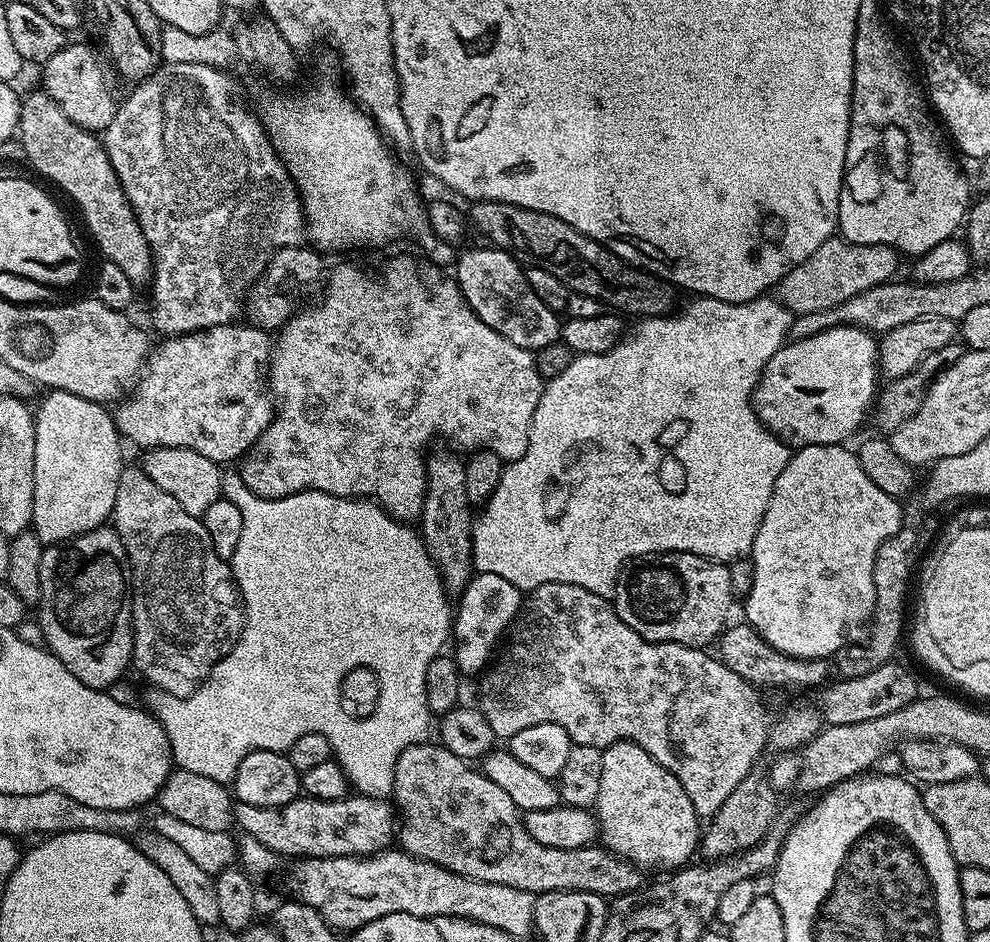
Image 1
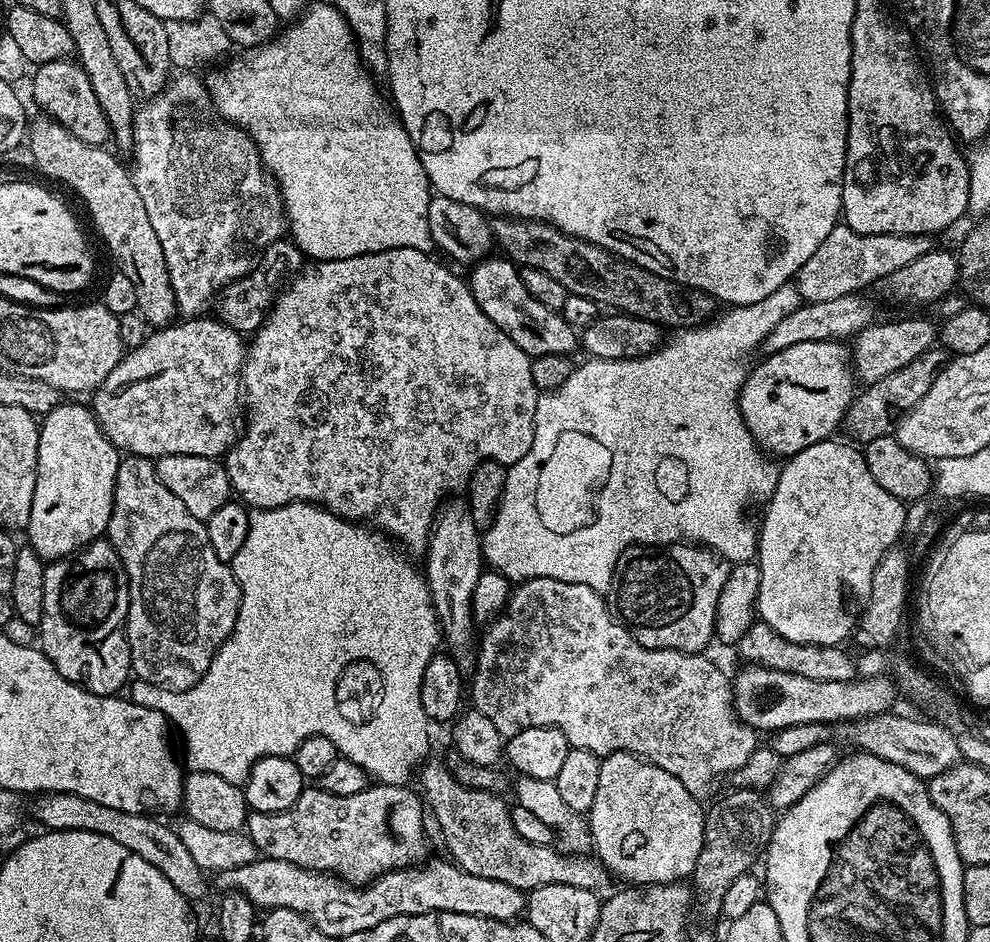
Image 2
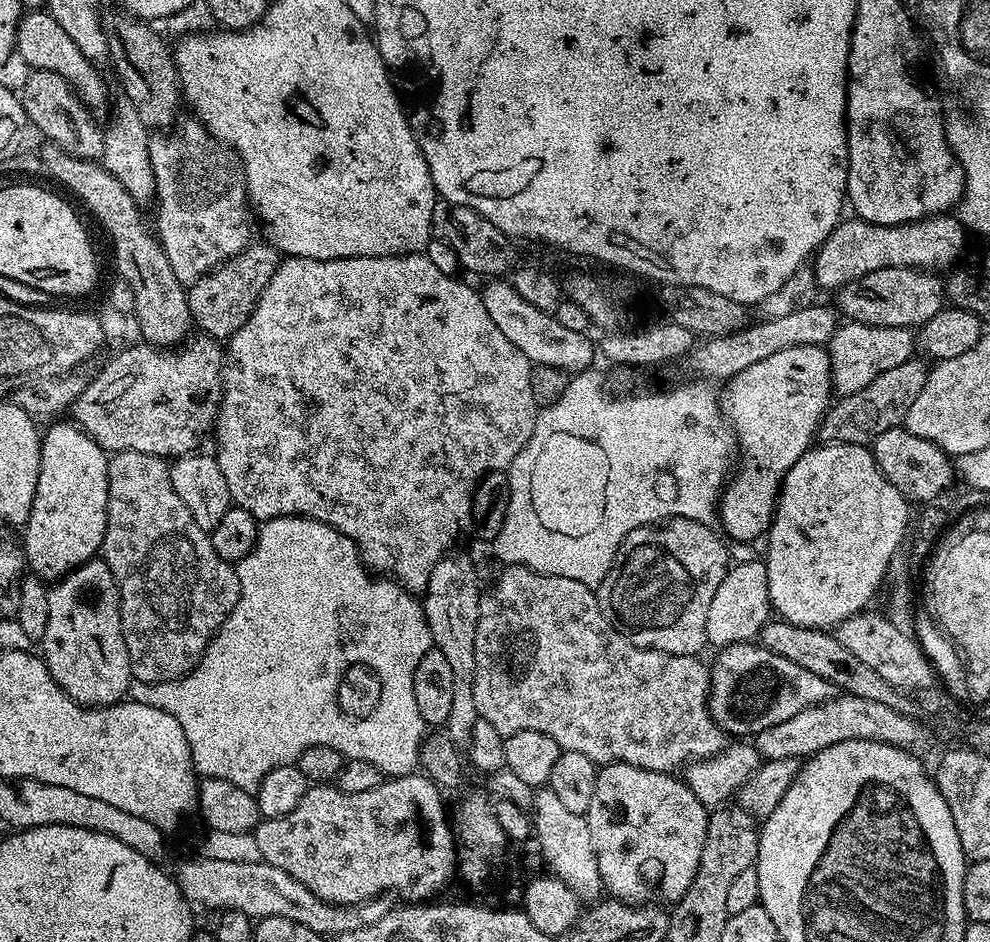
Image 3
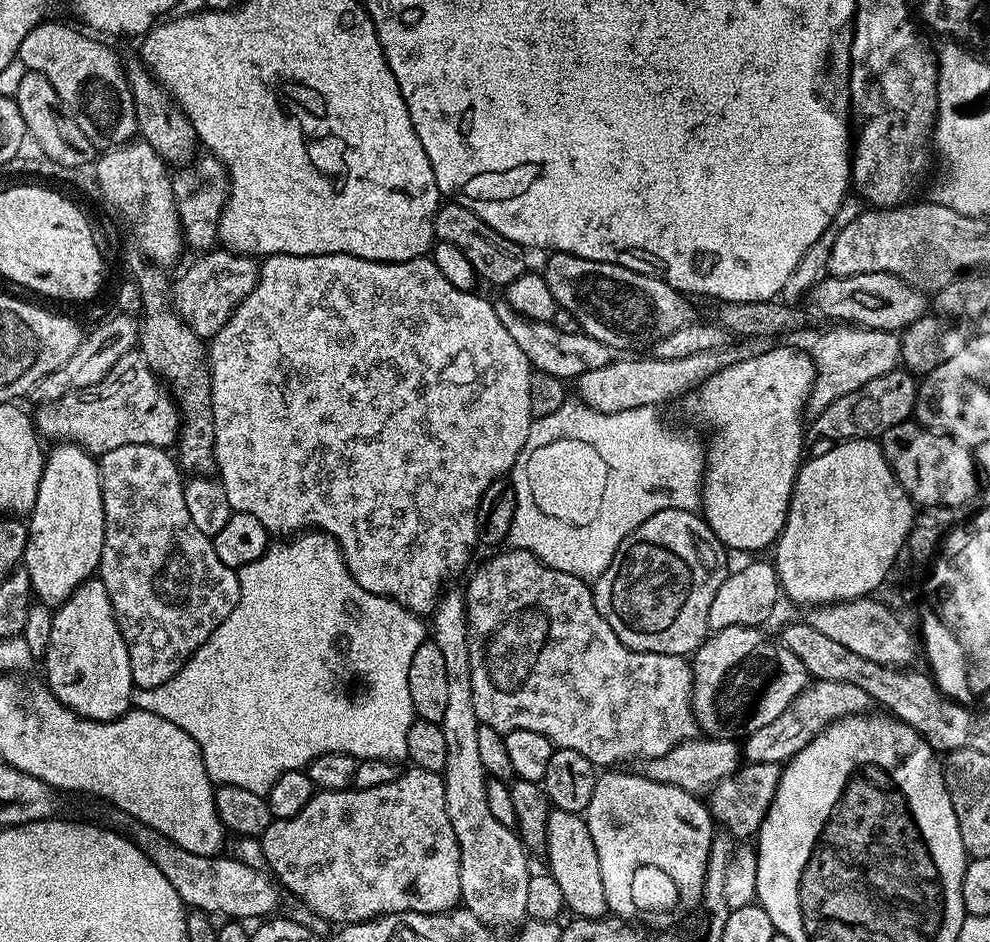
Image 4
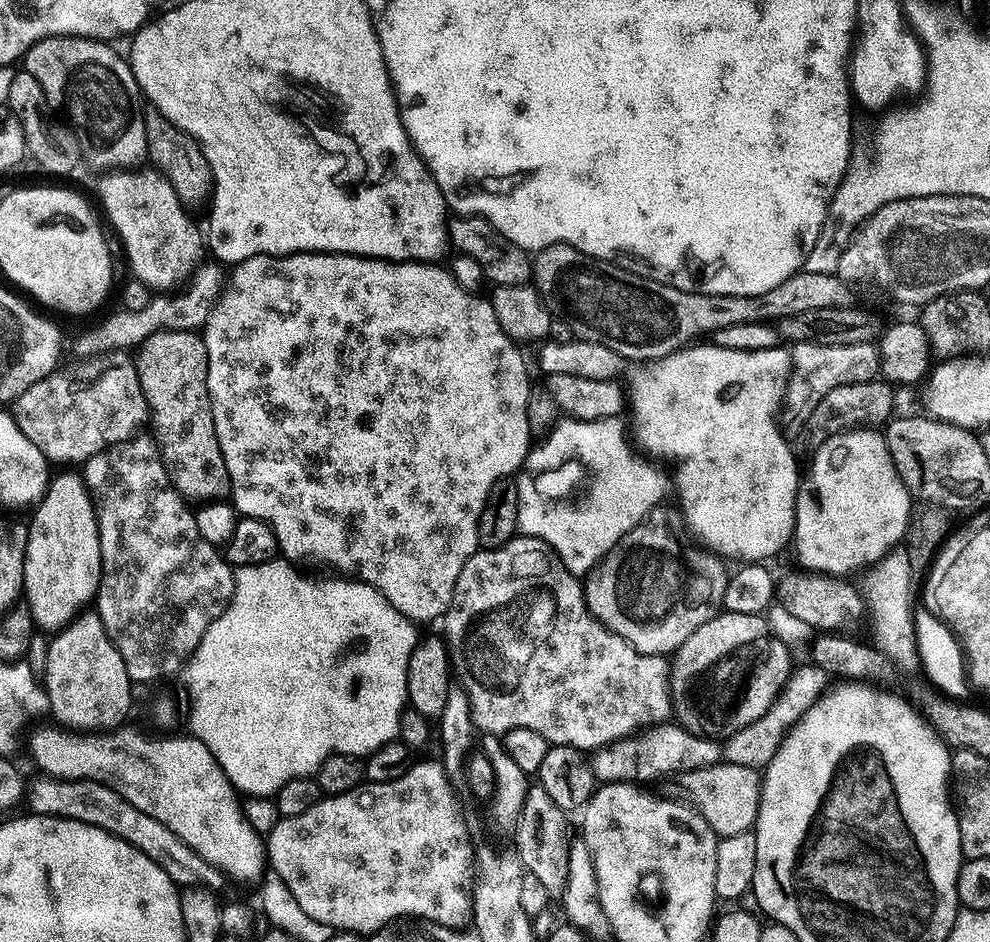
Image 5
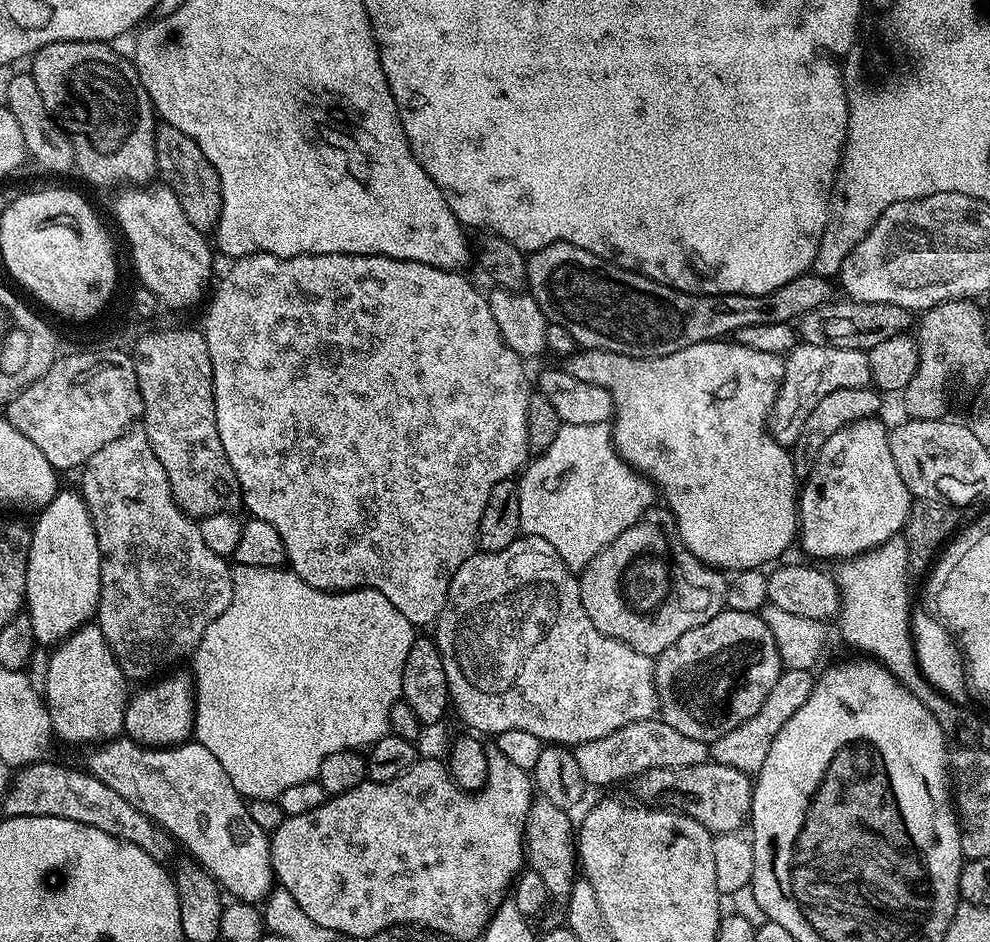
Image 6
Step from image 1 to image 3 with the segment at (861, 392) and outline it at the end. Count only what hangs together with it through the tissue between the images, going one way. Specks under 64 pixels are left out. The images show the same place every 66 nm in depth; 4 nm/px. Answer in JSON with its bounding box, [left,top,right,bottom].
[718,344,833,542]

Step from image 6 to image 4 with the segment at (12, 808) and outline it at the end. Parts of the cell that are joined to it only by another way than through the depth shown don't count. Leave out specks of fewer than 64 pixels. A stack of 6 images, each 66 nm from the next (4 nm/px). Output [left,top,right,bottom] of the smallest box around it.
[135,826,282,922]

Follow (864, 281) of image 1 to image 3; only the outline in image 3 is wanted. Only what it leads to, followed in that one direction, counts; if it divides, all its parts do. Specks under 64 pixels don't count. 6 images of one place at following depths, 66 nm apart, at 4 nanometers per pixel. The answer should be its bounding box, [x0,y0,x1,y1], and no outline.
[814,215,966,290]

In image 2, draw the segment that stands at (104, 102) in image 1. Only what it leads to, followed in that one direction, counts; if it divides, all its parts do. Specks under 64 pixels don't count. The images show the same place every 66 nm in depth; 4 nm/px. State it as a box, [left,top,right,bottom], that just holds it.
[32,59,110,145]

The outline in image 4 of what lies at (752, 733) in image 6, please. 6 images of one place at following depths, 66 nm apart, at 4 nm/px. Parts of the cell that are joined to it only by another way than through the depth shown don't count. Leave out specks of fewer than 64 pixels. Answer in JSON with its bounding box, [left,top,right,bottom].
[742,680,873,765]

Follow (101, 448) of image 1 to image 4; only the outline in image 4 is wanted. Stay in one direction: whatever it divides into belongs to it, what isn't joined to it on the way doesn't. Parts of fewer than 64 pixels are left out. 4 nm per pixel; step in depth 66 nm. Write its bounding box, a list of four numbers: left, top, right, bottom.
[22,442,104,606]

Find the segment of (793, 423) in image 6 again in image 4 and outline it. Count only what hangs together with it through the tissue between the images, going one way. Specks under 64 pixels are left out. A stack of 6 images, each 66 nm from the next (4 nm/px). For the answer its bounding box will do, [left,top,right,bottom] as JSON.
[806,326,900,417]

